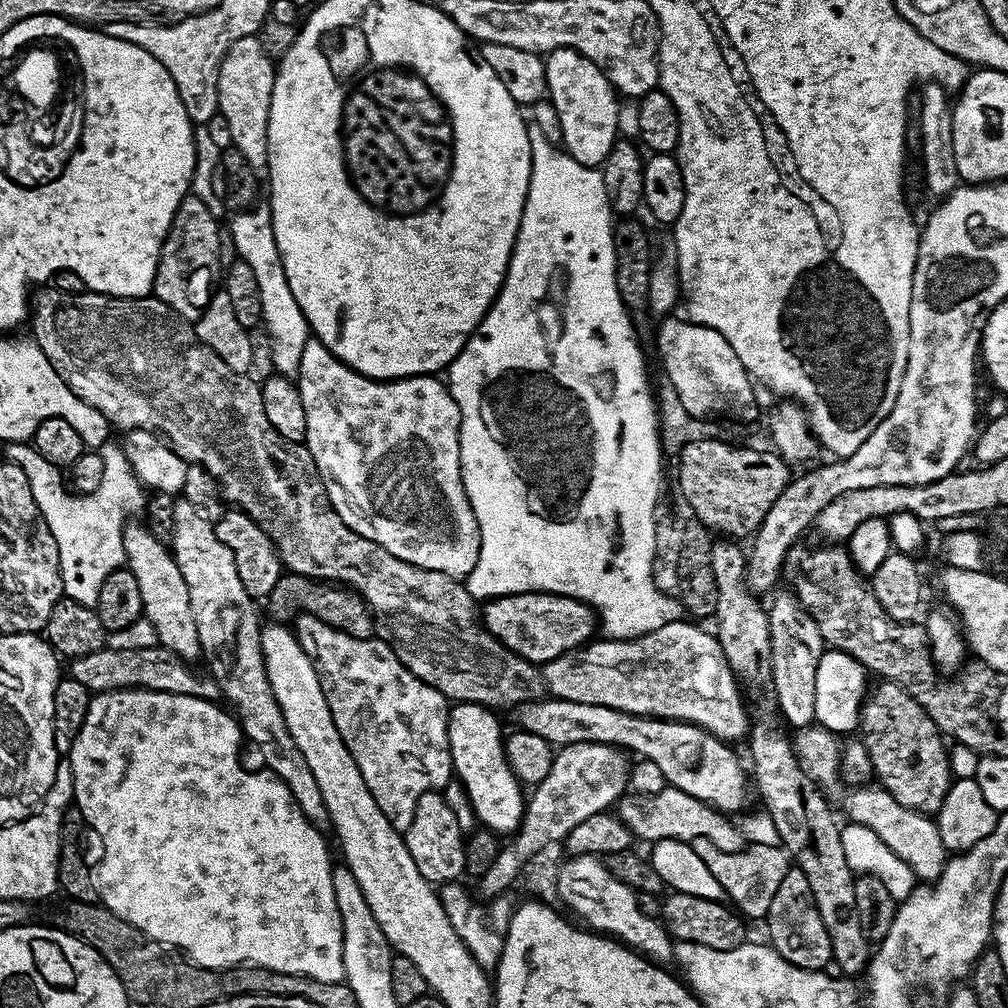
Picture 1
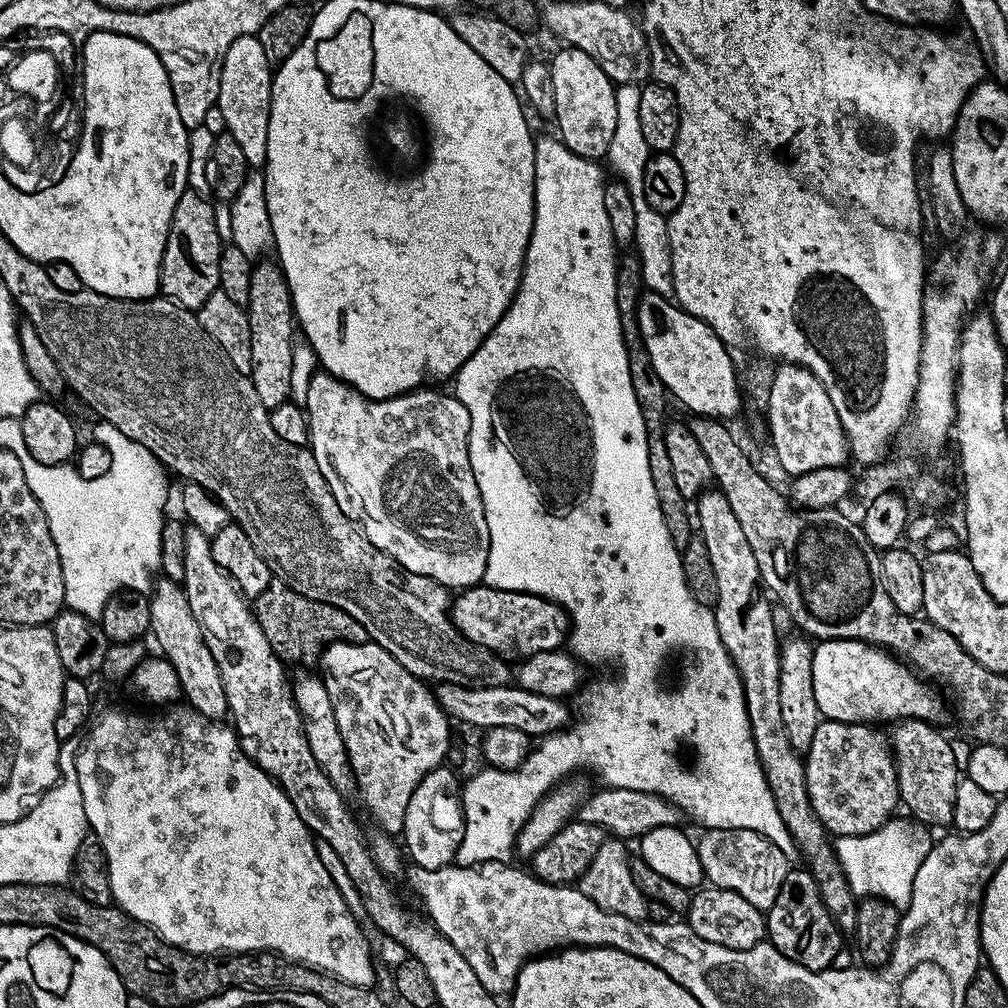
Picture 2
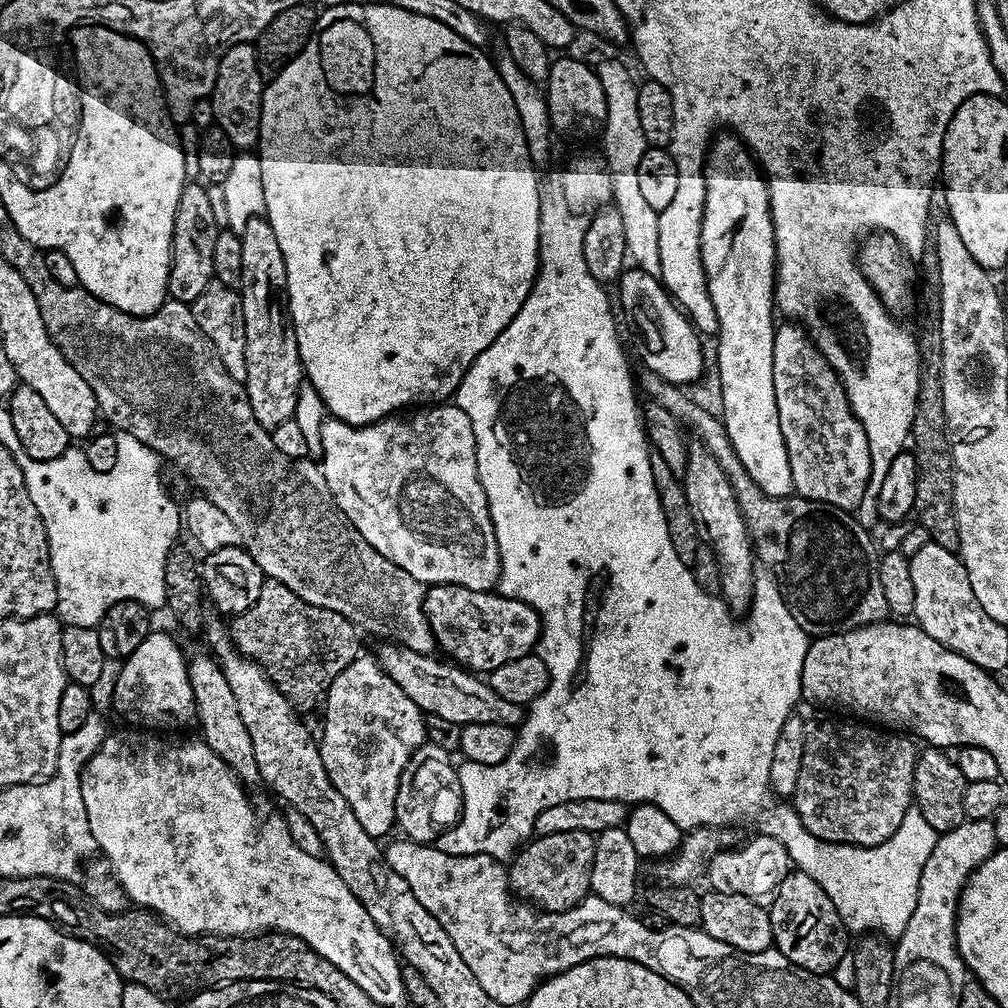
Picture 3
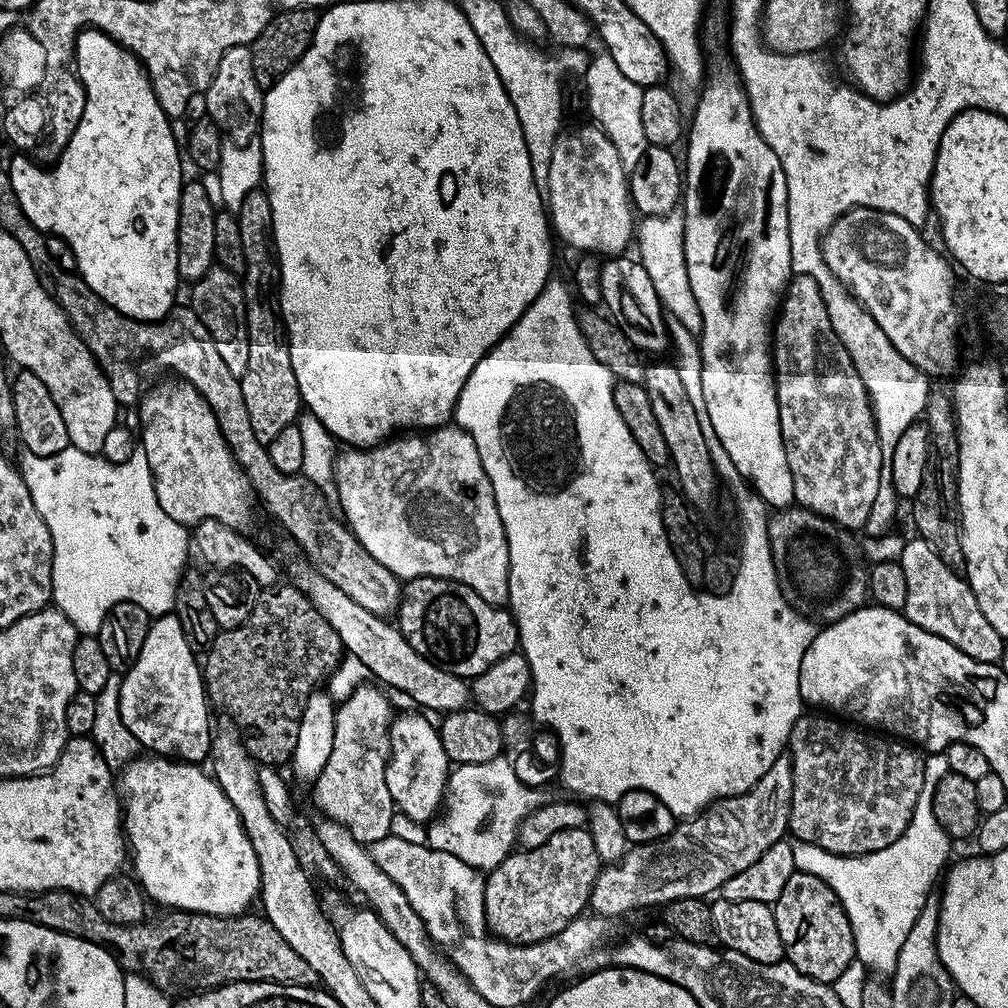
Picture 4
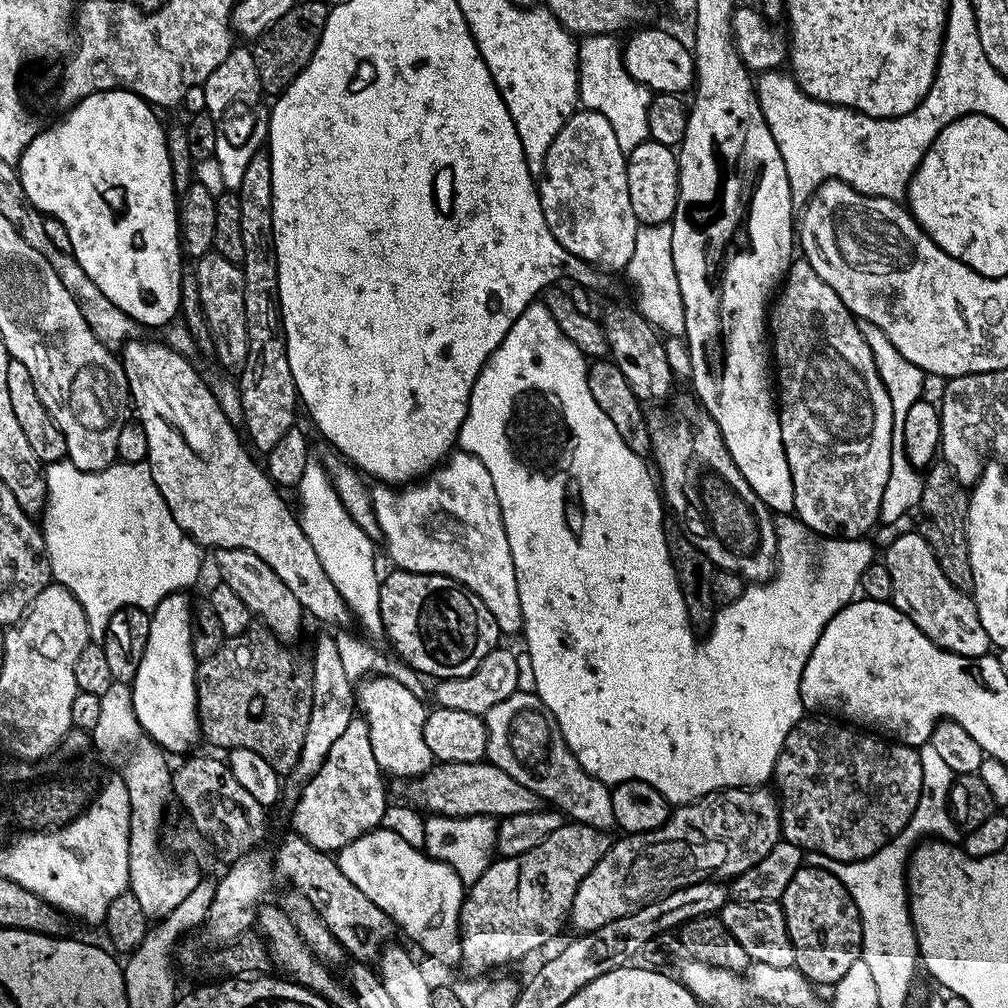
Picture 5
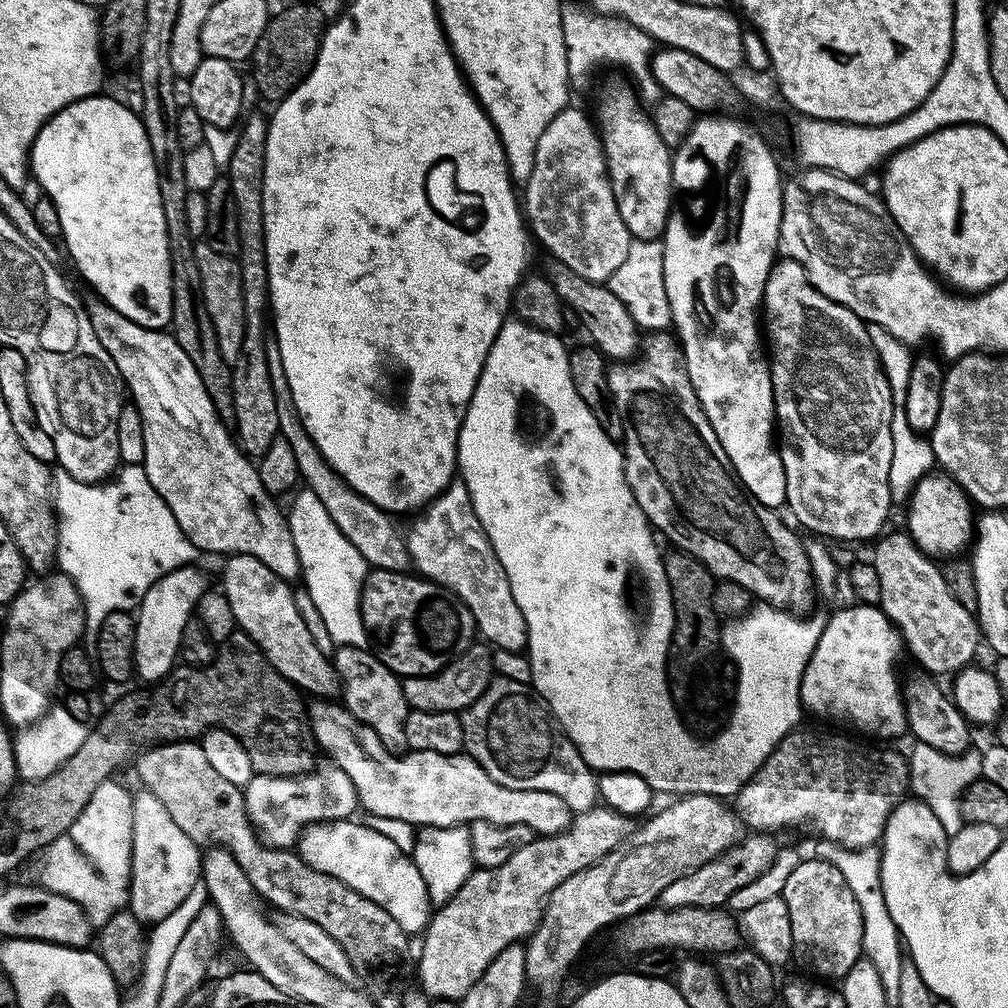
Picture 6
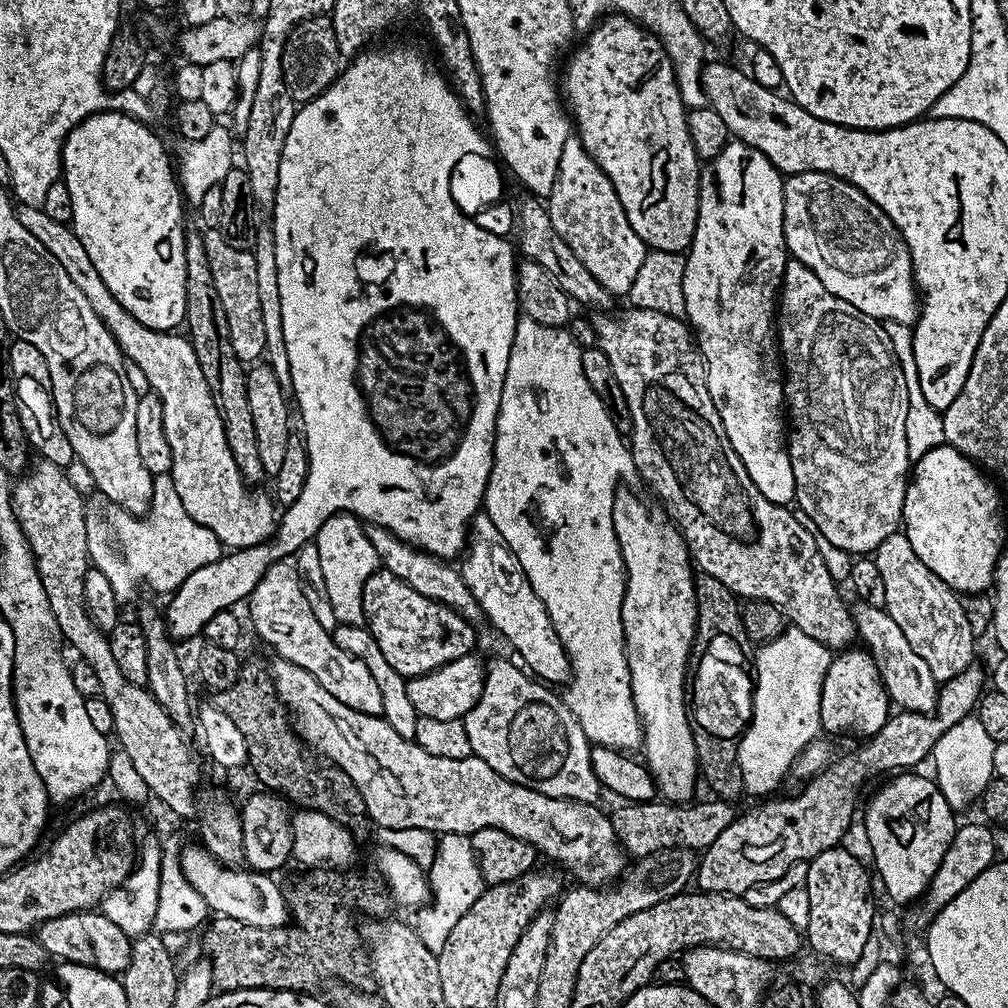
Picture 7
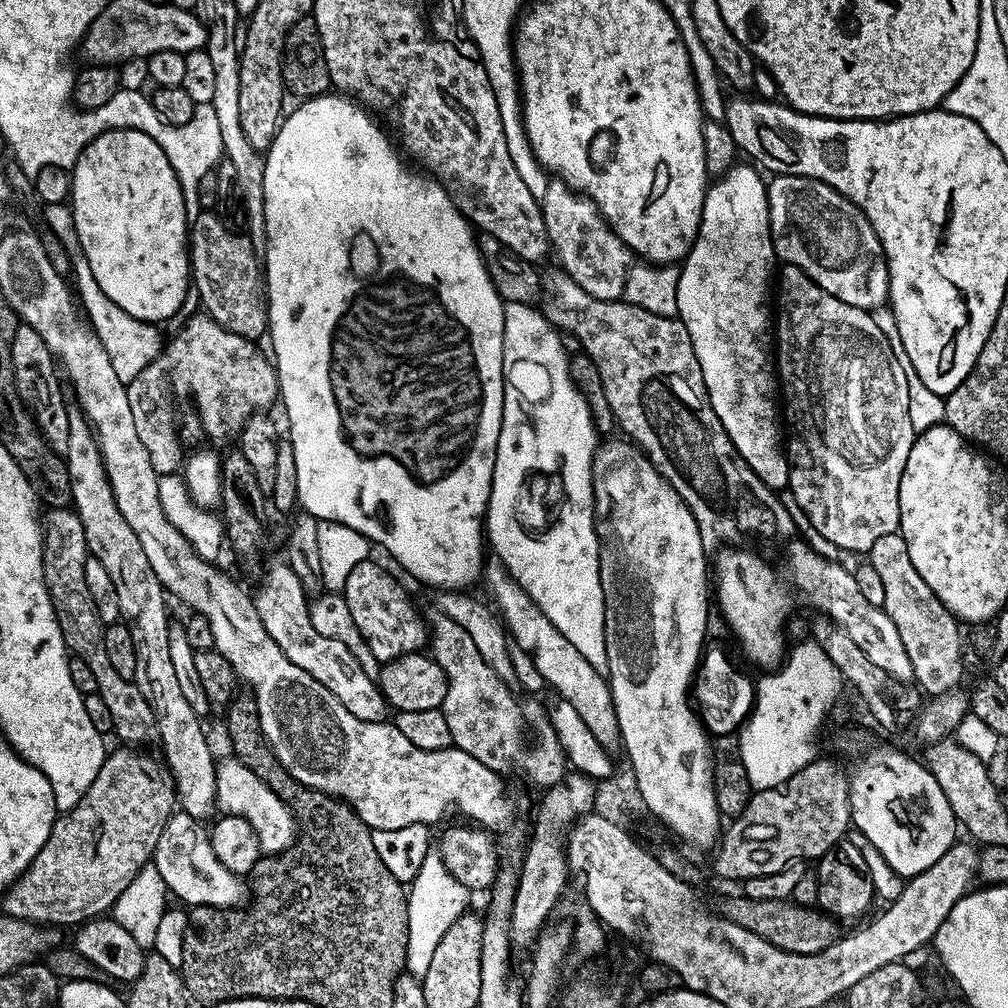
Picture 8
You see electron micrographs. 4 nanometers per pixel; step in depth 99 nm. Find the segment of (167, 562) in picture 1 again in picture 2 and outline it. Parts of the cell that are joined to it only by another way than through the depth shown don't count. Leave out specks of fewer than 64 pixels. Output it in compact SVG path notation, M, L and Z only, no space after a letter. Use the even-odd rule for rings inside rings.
M157 579L148 605L151 639L156 639L156 644L160 647L159 655L168 660L170 666L174 666L187 707L198 710L198 714L211 720L223 721L229 715L226 686L222 686L218 662L214 662L214 654L210 654L210 646L206 646L204 631L202 626L198 626L198 618L194 618L194 610L190 610L190 602L183 587L174 580Z

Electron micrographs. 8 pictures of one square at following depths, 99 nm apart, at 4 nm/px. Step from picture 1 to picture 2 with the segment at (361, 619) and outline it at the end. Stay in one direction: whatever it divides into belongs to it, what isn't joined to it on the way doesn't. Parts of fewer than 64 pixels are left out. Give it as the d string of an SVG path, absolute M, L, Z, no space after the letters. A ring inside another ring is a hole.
M275 578L268 583L266 590L262 590L262 594L255 596L254 611L262 634L266 634L270 646L285 662L297 660L300 664L315 665L321 651L329 644L362 644L369 639L367 630L350 618L346 610L306 598Z

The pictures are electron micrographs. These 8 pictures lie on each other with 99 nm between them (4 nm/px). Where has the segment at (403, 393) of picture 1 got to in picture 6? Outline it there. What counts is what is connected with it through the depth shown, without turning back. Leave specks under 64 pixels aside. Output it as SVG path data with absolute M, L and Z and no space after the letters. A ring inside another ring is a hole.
M449 484L416 518L406 528L411 563L415 567L417 564L423 577L441 584L449 592L455 592L457 598L474 614L479 635L485 636L489 645L497 649L500 647L504 652L523 653L526 648L524 614L514 600L506 570L484 533L467 484Z

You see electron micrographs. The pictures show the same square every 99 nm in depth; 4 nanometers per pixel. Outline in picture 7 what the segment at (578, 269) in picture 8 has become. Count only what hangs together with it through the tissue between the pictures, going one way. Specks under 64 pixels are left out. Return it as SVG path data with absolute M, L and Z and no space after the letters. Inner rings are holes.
M569 138L562 146L562 158L558 158L558 172L552 183L550 194L546 198L546 207L558 238L562 238L562 242L566 242L566 246L570 246L570 250L574 252L578 262L582 262L582 266L607 292L627 293L644 261L646 246L642 242L642 238L638 238L638 234L634 234L610 178L585 151L584 145L580 143L579 139Z

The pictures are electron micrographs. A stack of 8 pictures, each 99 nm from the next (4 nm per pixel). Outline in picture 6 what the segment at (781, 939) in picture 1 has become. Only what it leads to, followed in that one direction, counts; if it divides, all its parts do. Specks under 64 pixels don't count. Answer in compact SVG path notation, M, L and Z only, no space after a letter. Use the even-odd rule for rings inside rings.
M804 858L796 864L794 874L790 874L789 880L786 881L783 898L790 914L792 943L798 960L800 956L801 962L806 967L813 968L817 972L813 972L817 977L844 977L862 959L864 951L864 919L862 910L858 906L858 898L848 885L848 877L842 874L842 870L831 859L807 860Z

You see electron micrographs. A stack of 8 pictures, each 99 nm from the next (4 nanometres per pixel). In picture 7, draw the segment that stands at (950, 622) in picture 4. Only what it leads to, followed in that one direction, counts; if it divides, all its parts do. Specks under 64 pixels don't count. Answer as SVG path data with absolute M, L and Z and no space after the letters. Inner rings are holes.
M898 530L882 541L875 550L874 559L886 585L883 609L898 622L902 634L906 634L906 642L910 642L926 661L926 666L930 666L930 674L943 682L966 670L974 662L972 655L976 652L978 637L971 632L965 601L914 554L914 546L910 546L910 538L903 531Z

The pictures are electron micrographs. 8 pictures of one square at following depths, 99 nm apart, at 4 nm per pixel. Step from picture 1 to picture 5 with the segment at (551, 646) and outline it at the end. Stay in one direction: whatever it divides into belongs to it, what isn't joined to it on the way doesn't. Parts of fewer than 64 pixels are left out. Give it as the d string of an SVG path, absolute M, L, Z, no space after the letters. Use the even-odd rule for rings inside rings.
M392 570L380 581L380 626L388 635L397 657L424 678L436 676L437 681L462 678L470 674L501 643L502 633L494 614L486 610L486 602L468 588L462 588L457 580L429 572L405 572Z

